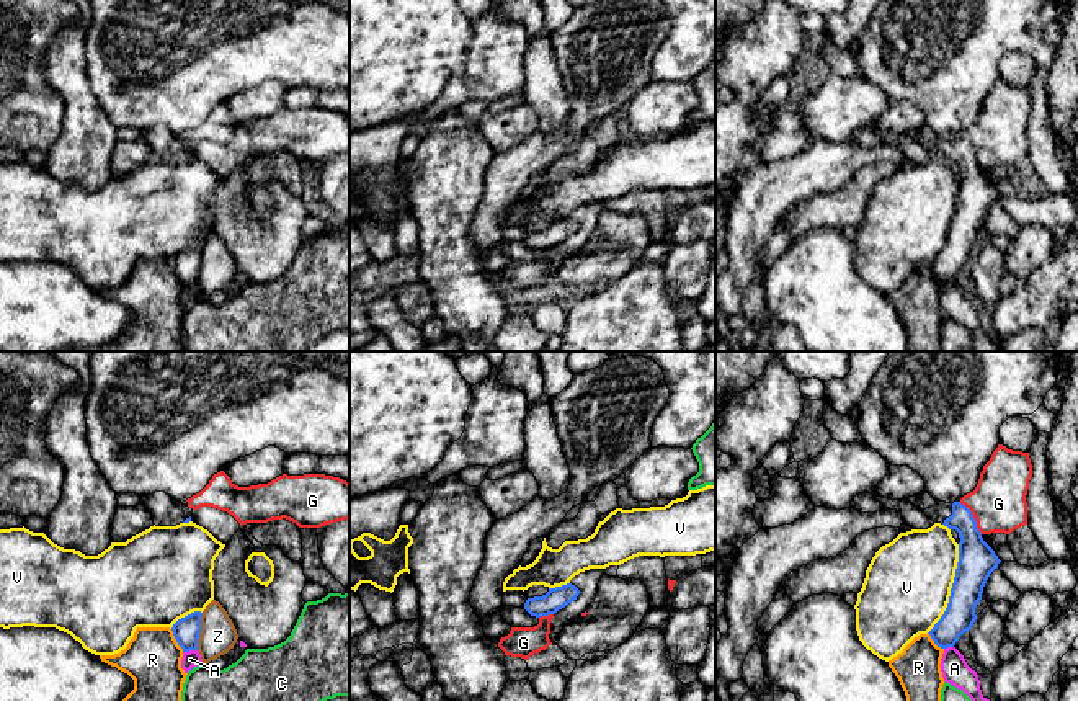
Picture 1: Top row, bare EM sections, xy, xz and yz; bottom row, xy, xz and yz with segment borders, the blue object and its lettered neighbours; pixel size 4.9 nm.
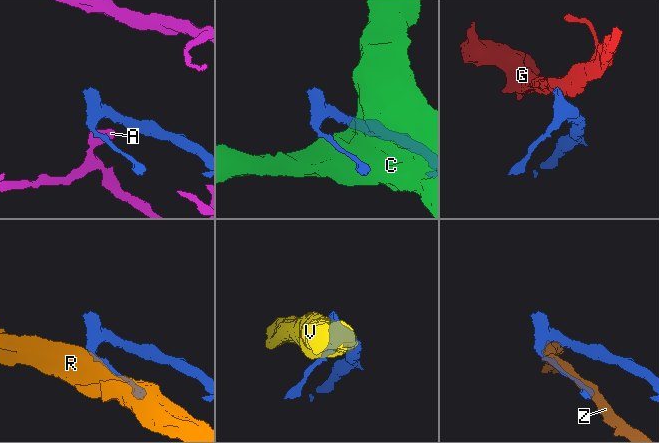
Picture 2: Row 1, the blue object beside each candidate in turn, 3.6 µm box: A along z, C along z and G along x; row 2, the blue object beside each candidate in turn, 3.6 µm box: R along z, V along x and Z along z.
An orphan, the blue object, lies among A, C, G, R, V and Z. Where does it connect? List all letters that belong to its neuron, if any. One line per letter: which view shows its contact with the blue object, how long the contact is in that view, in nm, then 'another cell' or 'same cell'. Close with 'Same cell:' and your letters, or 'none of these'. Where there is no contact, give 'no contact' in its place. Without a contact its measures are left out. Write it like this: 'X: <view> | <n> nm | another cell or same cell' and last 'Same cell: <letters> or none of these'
A: xy | 70 nm | another cell
C: no contact | another cell
G: yz | 200 nm | another cell
R: xy | 130 nm | another cell
V: yz | 460 nm | another cell
Z: xy | 190 nm | another cell
Same cell: none of these

